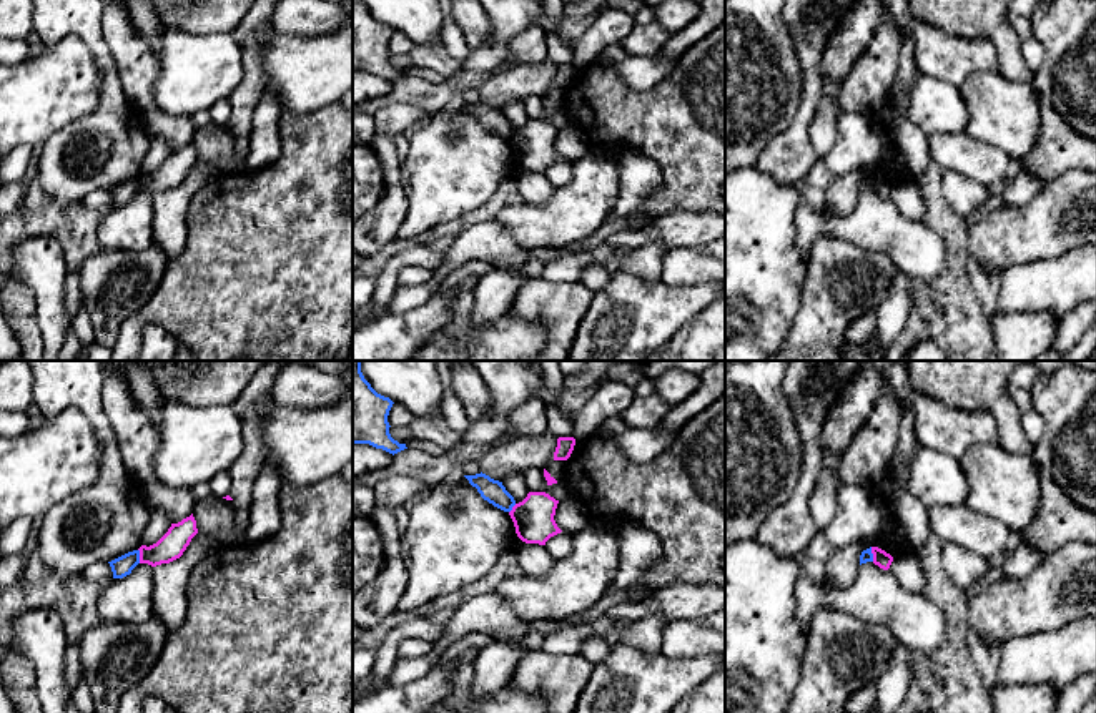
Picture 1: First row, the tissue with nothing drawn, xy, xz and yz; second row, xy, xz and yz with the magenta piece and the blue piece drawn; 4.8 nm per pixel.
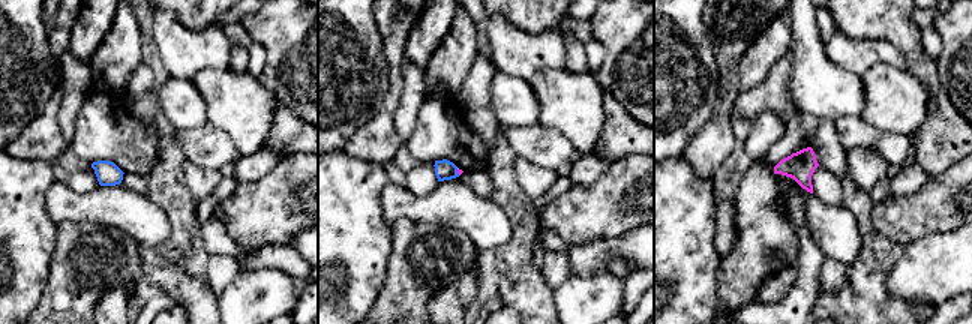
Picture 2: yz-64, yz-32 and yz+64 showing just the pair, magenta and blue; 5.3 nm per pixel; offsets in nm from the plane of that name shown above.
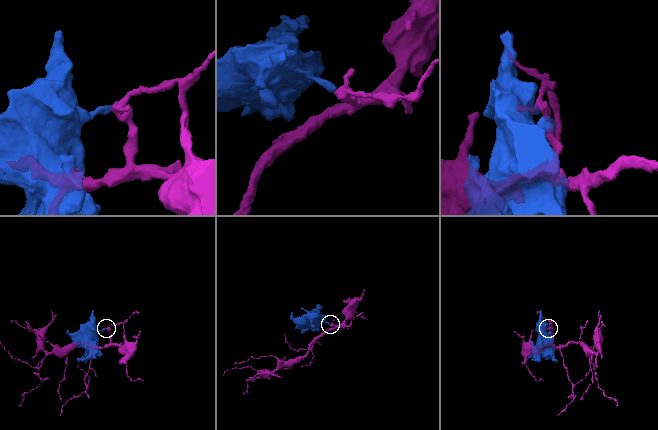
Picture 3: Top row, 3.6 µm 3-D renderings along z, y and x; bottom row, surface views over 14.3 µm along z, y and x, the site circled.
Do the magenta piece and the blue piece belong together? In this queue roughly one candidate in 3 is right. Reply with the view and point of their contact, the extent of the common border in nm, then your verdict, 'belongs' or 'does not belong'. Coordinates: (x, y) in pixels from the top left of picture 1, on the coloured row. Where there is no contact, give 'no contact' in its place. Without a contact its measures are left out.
meets magenta in xy at (140, 555); contact 70 nm long; does not belong

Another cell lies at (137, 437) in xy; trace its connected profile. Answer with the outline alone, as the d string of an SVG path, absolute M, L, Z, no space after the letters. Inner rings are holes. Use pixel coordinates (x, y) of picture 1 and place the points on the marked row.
M111 367L103 369L101 407L113 427L121 462L136 487L136 494L160 507L171 524L191 515L190 490L170 489L155 475L158 432L135 402L126 381Z

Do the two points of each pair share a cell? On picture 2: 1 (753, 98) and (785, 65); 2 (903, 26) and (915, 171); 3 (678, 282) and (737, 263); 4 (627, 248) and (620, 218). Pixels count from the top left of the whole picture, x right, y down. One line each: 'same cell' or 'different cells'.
1: same cell
2: different cells
3: different cells
4: different cells

